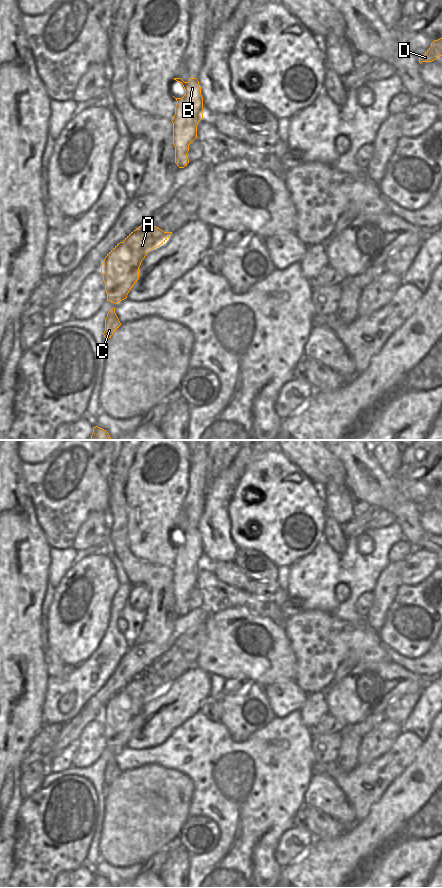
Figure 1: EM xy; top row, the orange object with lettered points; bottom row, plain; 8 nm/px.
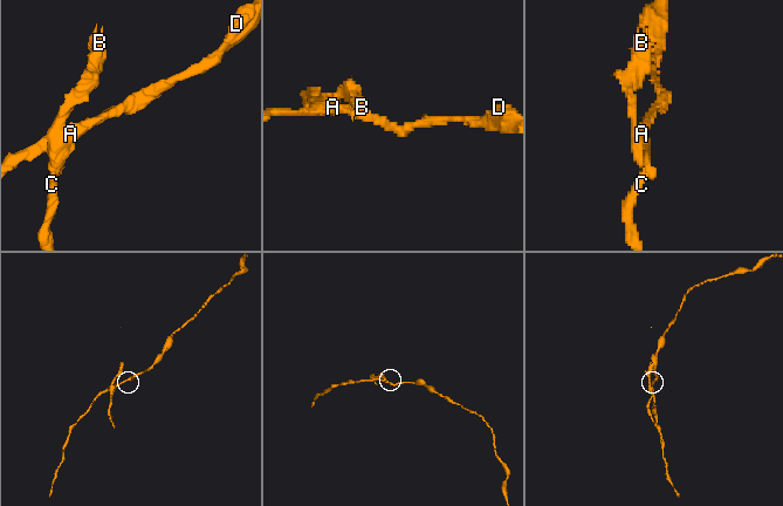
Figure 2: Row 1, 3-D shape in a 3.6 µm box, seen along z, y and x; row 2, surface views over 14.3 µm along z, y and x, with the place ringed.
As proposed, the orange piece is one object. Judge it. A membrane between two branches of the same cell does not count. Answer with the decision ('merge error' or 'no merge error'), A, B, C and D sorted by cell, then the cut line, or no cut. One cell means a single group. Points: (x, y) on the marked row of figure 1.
merge error; groups A D / B C; cut xy (122, 242), (130, 249), (130, 253), (141, 261)

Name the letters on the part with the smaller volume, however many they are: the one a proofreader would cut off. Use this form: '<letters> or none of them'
B, C

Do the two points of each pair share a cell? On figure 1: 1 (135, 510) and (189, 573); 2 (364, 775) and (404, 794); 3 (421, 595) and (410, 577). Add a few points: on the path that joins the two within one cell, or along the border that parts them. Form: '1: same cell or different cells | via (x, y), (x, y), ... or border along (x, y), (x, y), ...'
1: different cells | border along (175, 546), (175, 561), (171, 568)
2: different cells | border along (404, 768), (374, 804)
3: different cells | border along (431, 572), (415, 585), (401, 584)

